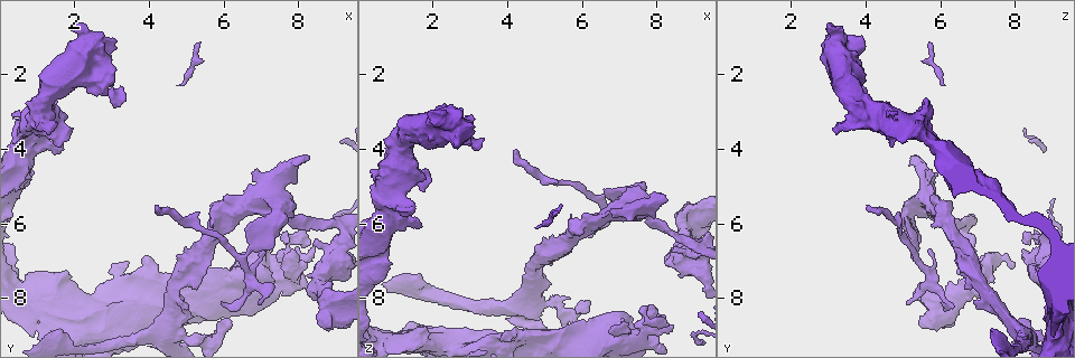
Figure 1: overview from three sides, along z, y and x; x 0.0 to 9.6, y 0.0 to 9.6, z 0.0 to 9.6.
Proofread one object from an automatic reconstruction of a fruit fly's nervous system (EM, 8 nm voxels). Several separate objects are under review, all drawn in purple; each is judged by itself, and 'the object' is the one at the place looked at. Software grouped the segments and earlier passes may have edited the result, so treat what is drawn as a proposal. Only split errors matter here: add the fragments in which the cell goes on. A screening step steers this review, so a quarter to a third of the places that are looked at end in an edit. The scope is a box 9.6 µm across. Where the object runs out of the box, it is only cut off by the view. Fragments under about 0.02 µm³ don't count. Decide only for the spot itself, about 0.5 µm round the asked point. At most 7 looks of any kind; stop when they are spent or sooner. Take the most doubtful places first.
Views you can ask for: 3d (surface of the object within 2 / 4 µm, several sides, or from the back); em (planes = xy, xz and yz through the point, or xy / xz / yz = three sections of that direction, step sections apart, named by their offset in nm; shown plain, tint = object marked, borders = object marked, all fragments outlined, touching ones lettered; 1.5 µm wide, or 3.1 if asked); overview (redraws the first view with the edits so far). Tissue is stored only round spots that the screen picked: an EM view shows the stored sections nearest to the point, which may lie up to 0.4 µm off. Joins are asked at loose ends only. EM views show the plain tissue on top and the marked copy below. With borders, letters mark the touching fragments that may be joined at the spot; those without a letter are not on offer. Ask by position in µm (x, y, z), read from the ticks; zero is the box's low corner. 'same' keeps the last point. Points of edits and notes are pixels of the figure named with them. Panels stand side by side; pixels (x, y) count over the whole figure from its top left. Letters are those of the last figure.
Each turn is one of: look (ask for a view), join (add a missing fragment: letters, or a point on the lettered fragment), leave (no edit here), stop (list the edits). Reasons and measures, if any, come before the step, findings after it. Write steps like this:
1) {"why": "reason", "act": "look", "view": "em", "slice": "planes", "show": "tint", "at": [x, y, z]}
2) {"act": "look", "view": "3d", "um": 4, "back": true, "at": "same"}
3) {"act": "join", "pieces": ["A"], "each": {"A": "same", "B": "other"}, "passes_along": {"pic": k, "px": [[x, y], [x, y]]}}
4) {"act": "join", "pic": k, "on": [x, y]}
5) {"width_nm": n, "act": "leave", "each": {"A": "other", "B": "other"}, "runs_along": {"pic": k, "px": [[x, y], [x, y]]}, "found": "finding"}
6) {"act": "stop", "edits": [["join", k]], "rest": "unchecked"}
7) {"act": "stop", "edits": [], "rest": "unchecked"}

{"act": "look", "view": "em", "slice": "yz", "step": 8, "show": "tint", "at": [6.90, 8.15, 5.10]}

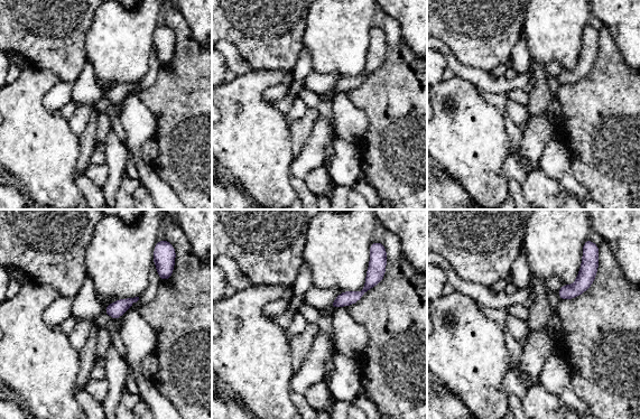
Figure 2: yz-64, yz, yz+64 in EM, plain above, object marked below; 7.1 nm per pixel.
{"act": "look", "view": "em", "slice": "yz", "step": 8, "show": "borders", "at": "same"}

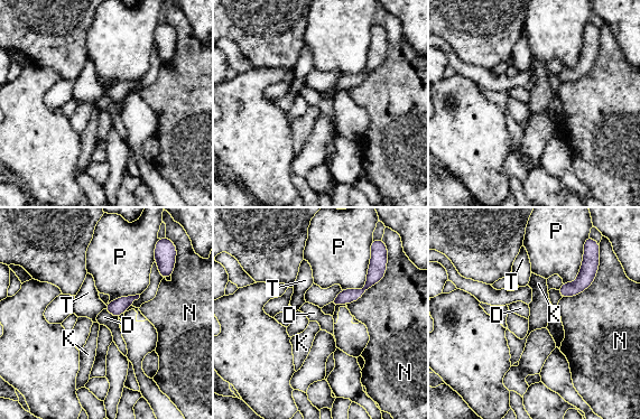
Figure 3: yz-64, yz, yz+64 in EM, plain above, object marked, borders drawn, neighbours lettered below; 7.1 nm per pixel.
{"act": "leave", "each": {"D": "other", "K": "other", "N": "other", "P": "other", "T": "other"}, "border": {"pic": 3, "px": [[370, 258], [365, 284], [342, 290]]}, "found": "none of them fits"}

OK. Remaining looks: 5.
{"why": "stops while still wide", "act": "look", "view": "3d", "um": 2, "at": [0.85, 4.60, 7.00]}

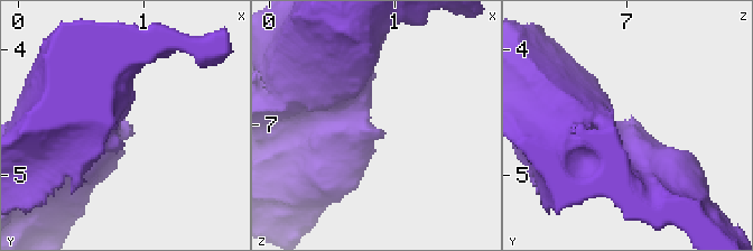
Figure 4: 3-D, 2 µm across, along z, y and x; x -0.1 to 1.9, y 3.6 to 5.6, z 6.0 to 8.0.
{"arm_widths_nm": [380, 460], "act": "look", "view": "em", "slice": "planes", "show": "tint", "at": [0.84, 4.56, 7.04]}

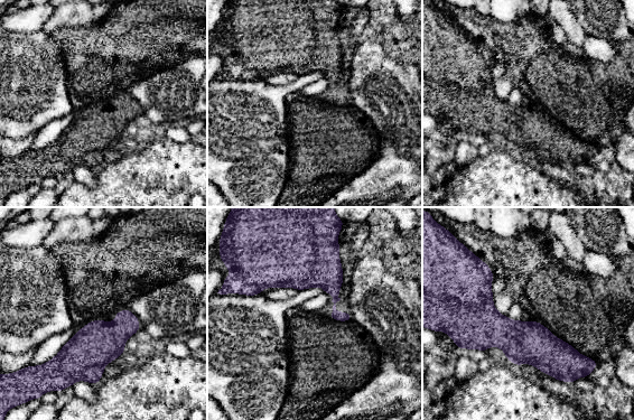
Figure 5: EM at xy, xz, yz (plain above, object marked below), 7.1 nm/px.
{"act": "look", "view": "em", "slice": "planes", "show": "borders", "at": "same"}

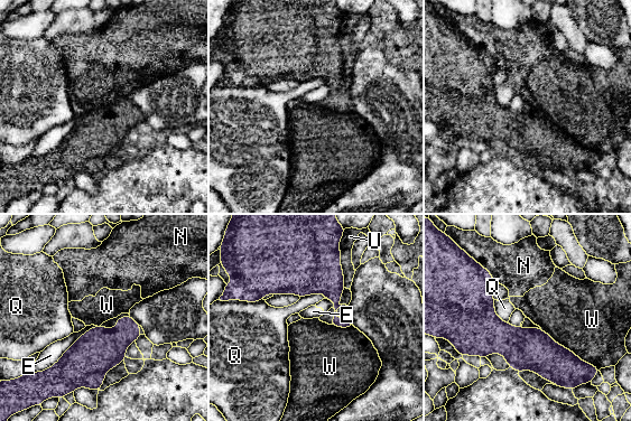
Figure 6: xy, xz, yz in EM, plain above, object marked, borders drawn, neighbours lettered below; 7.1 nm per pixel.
{"act": "leave", "each": {"E": "other", "N": "other", "Q": "other", "U": "other", "W": "other"}, "found": "no lettered fragment goes on from it"}

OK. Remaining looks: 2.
{"why": "an open end", "act": "look", "view": "em", "slice": "xz", "step": 4, "show": "tint", "at": [8.35, 6.55, 6.80]}

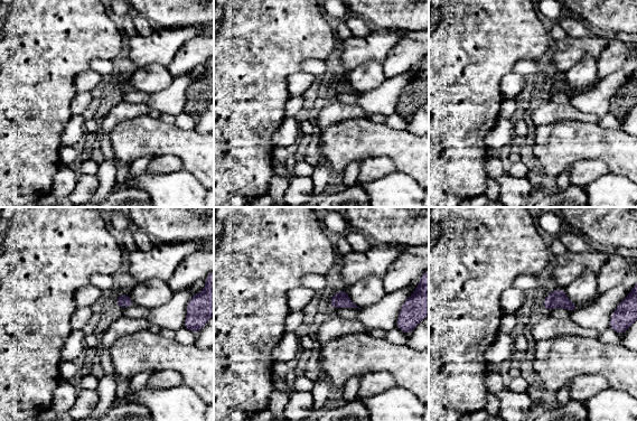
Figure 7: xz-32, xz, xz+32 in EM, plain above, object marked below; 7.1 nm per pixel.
{"act": "look", "view": "em", "slice": "planes", "show": "borders", "at": "same"}

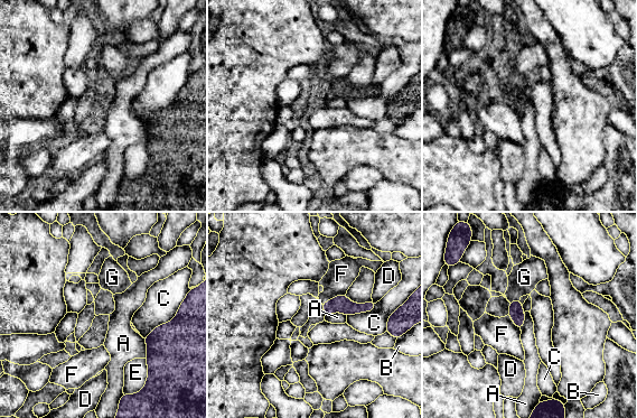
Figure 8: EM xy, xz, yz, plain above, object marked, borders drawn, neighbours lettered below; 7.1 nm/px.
{"longest_contact_nm": ["C", 320], "act": "leave", "each": {"A": "other", "B": "other", "C": "other", "D": "other", "E": "other", "F": "other", "G": "other"}, "found": "none of them fits"}

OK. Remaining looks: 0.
{"act": "stop", "edits": [], "rest": "unchecked"}

